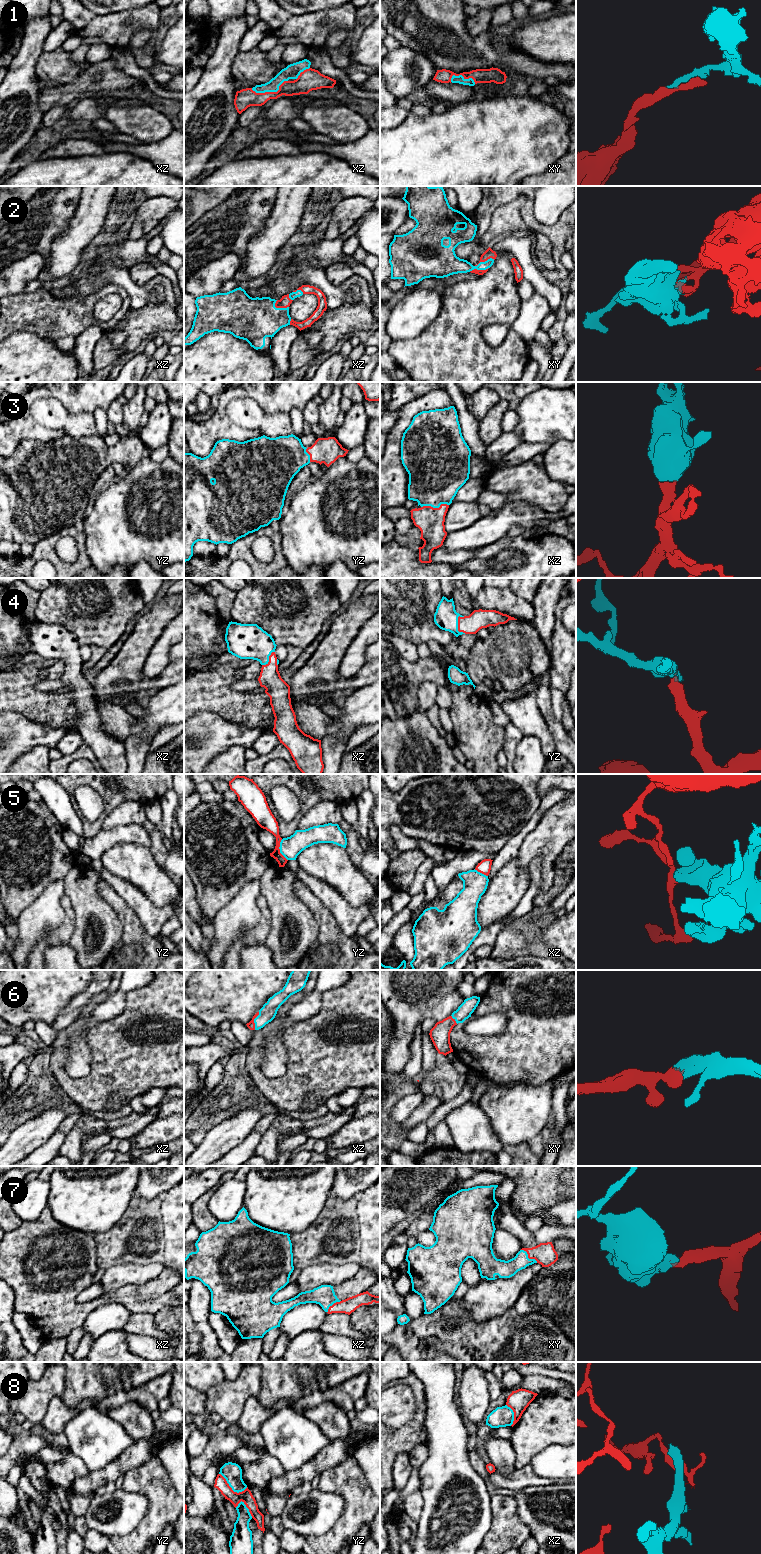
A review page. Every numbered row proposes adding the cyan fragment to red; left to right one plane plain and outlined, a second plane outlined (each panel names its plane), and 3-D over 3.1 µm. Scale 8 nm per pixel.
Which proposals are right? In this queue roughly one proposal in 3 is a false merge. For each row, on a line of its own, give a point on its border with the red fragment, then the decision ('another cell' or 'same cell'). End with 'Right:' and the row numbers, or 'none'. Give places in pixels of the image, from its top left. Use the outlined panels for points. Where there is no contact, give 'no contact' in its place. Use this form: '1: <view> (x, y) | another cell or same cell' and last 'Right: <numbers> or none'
1: xz (270, 92) | same cell
2: xz (280, 307) | same cell
3: xz (434, 508) | same cell
4: yz (458, 626) | same cell
5: yz (279, 850) | another cell
6: xz (253, 1021) | same cell
7: xy (528, 1257) | same cell
8: yz (231, 1489) | another cell
Right: 1, 2, 3, 4, 6, 7

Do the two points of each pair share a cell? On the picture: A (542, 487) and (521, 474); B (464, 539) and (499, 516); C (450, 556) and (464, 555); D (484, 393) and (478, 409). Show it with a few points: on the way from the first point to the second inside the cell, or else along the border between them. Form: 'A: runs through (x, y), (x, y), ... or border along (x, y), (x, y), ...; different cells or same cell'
A: runs through (537, 487), (526, 479); same cell
B: runs through (473, 537), (482, 533), (490, 525); same cell
C: runs through (453, 556), (461, 556); same cell
D: runs through (484, 397), (478, 405); same cell

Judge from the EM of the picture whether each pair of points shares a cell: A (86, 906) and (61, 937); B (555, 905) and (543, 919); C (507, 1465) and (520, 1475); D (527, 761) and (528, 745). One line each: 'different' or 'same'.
A: different
B: same
C: different
D: same

